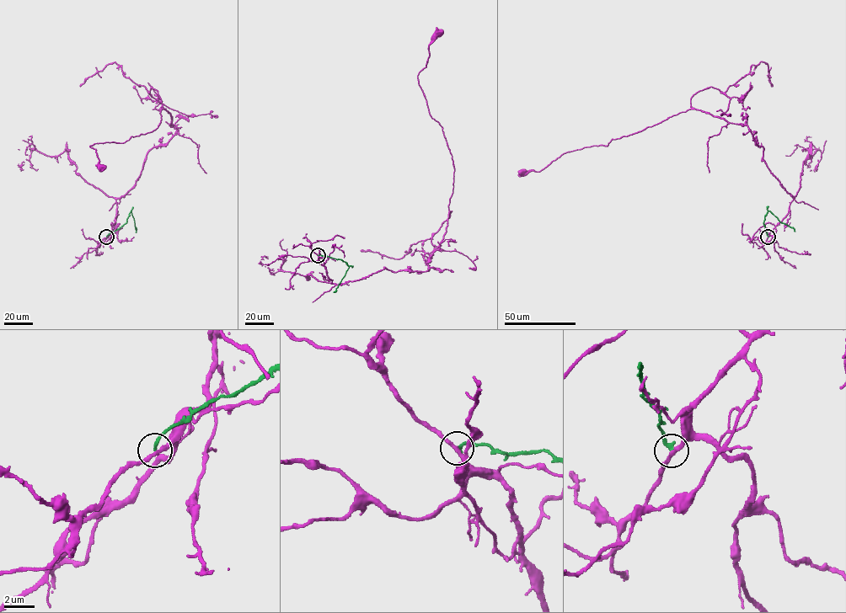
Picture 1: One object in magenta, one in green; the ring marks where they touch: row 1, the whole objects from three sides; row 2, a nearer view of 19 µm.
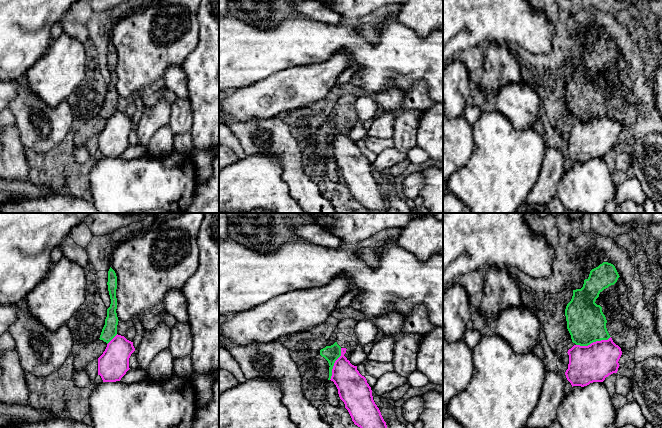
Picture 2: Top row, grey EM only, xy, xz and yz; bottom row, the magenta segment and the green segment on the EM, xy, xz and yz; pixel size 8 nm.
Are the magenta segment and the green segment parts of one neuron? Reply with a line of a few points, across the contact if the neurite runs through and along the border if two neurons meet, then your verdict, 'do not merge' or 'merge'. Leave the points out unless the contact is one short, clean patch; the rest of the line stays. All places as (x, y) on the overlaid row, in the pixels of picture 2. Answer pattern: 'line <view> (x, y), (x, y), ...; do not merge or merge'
line yz (610, 336), (607, 339), (596, 340), (587, 345), (576, 345); do not merge

